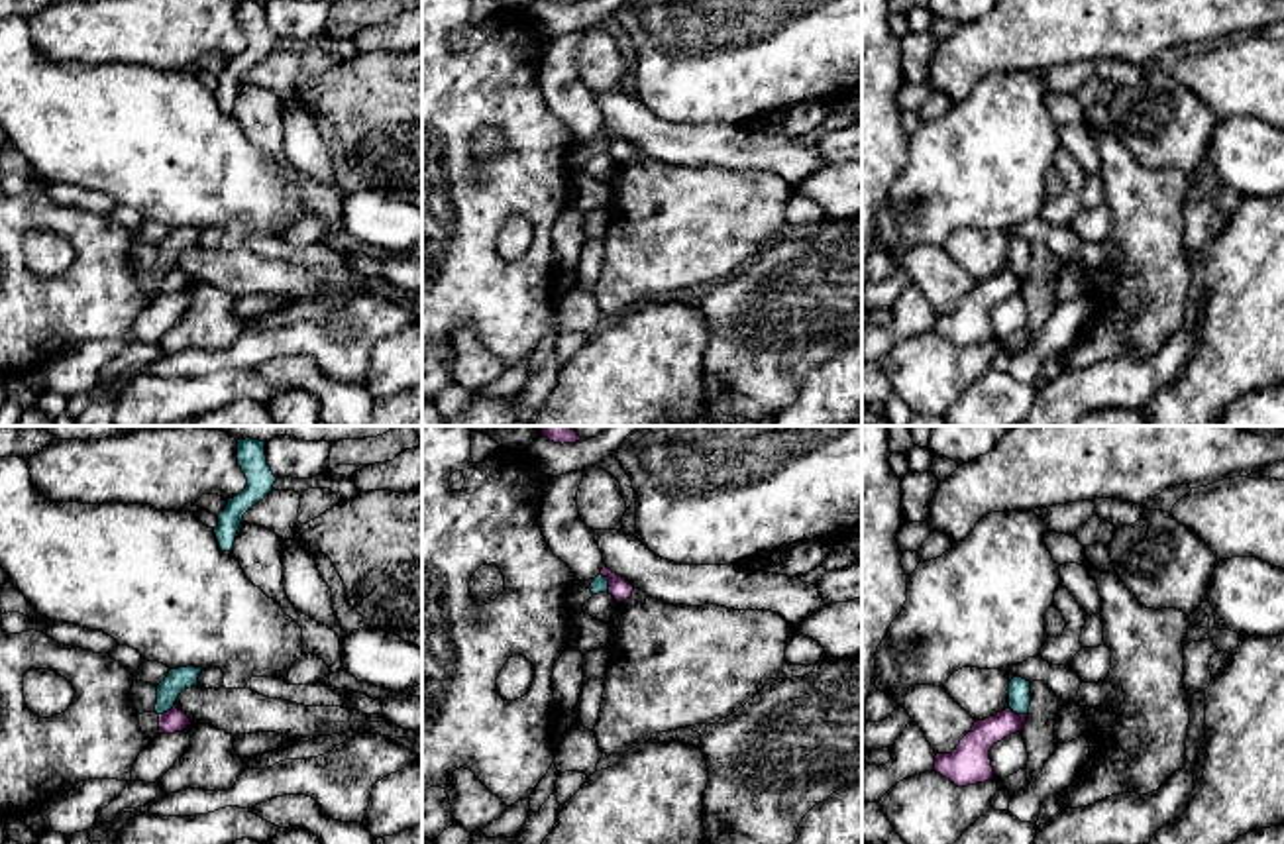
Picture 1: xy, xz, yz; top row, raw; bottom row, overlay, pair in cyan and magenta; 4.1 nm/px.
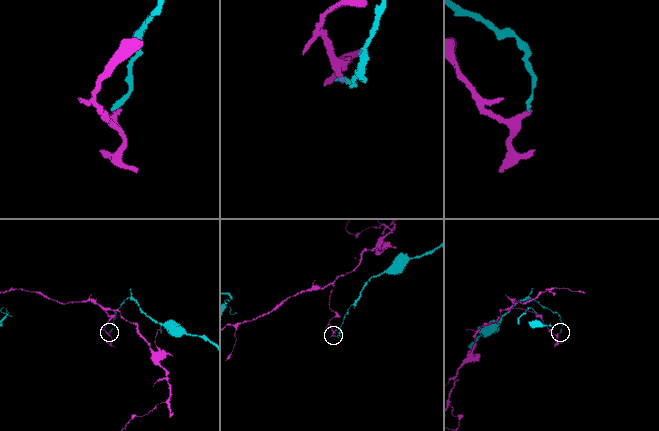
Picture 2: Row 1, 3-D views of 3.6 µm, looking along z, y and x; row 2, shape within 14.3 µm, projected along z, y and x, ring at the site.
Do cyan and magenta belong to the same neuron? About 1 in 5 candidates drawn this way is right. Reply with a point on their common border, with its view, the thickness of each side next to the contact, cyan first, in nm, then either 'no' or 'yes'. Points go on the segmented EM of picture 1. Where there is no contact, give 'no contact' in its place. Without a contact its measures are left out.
meets cyan in xz at (607, 583); 70 nm thick on the cyan side, 90 nm on the other; no

